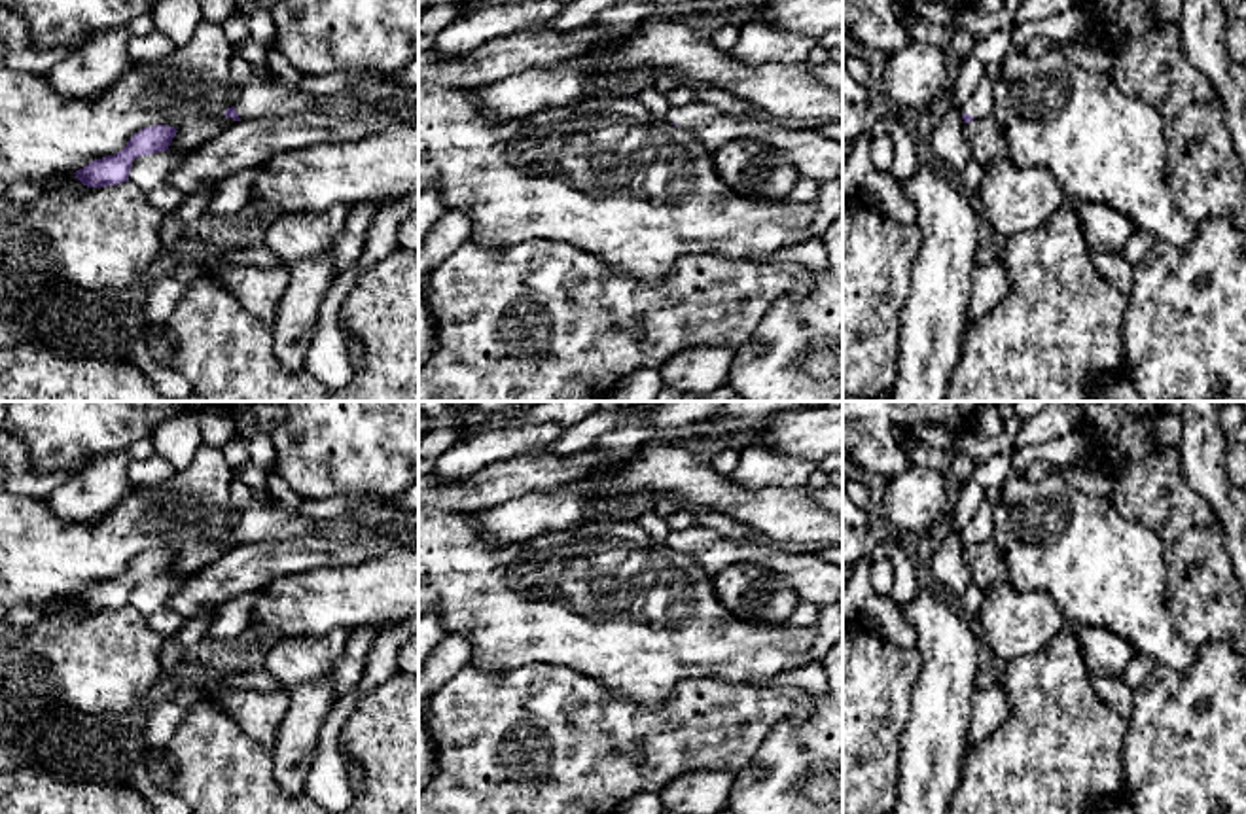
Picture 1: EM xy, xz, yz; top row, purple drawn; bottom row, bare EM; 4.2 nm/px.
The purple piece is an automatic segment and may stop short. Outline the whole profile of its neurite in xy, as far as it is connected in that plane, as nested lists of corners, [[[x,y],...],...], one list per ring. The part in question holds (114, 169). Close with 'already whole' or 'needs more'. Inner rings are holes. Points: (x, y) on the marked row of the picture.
[[[169,125],[146,127],[133,134],[121,151],[95,159],[74,174],[87,187],[123,184],[129,180],[136,157],[167,151],[176,133],[178,131]]] | already whole

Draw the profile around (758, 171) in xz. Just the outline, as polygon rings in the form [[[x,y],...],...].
[[[744,136],[721,144],[712,157],[716,172],[748,199],[788,199],[801,176],[786,150]]]

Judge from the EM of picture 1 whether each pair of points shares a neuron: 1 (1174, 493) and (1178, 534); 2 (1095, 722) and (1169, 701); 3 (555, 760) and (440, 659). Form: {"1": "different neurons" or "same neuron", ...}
{"1": "same neuron", "2": "different neurons", "3": "different neurons"}

